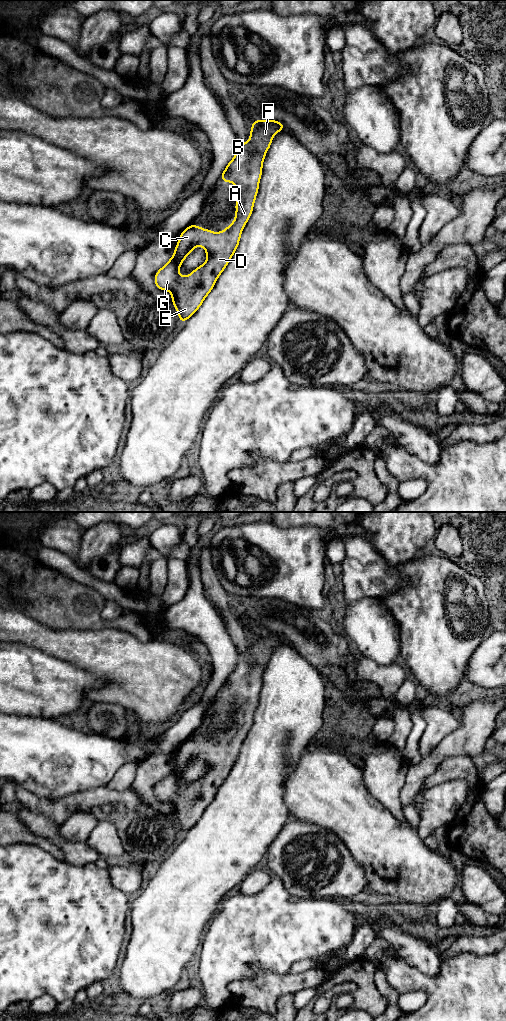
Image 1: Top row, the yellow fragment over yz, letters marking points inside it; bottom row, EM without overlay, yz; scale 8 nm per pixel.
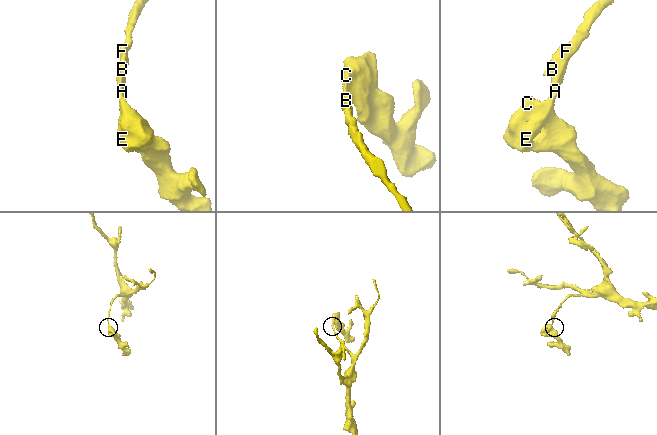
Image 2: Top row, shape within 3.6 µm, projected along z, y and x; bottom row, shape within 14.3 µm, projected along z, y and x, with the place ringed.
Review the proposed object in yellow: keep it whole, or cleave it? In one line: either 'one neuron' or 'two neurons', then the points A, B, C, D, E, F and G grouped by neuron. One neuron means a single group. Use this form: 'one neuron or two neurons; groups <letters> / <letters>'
one neuron; groups A B C D E F G

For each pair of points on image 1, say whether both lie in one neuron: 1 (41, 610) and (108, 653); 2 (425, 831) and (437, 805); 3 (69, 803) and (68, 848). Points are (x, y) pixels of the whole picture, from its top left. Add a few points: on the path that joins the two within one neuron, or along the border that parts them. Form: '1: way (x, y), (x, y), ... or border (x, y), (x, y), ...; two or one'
1: border (46, 624), (56, 629), (93, 628); two
2: way (427, 825), (435, 811); one
3: border (40, 814), (45, 814), (52, 820), (62, 824); two

